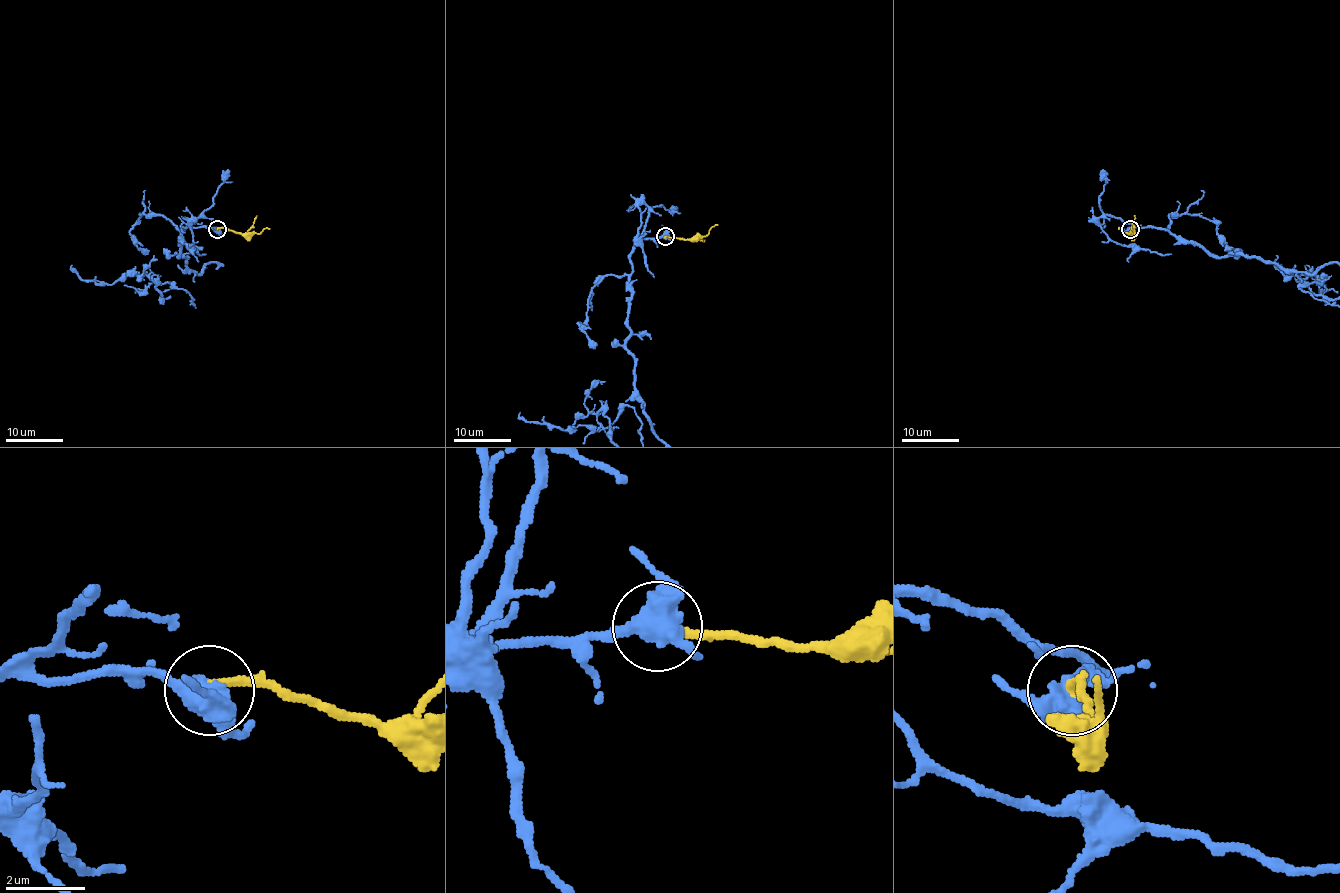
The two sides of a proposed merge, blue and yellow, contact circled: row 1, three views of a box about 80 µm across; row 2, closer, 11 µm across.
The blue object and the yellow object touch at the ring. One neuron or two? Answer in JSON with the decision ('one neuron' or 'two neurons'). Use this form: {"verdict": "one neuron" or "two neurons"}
{"verdict": "one neuron"}

